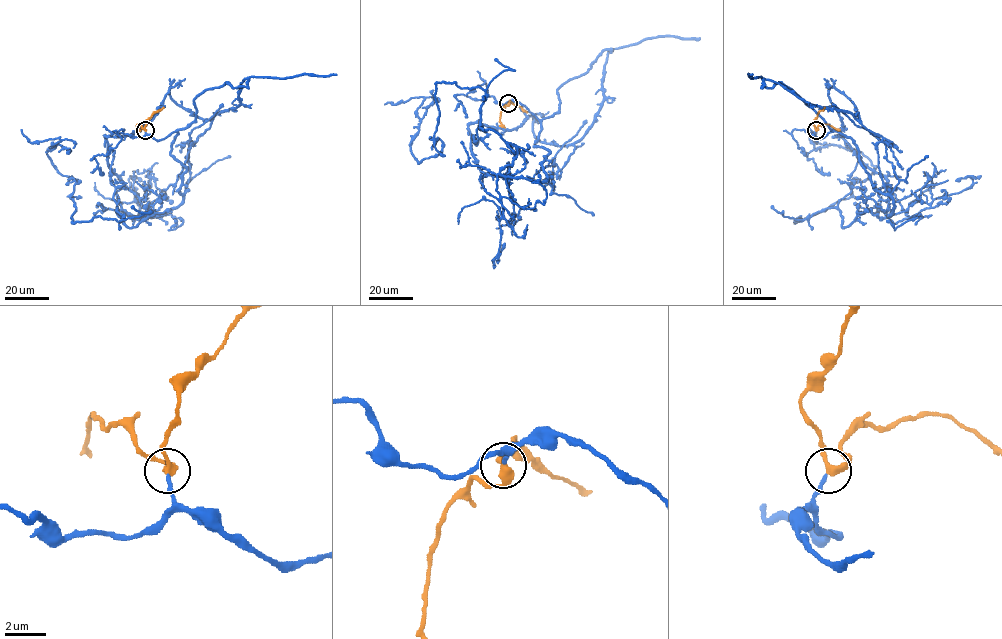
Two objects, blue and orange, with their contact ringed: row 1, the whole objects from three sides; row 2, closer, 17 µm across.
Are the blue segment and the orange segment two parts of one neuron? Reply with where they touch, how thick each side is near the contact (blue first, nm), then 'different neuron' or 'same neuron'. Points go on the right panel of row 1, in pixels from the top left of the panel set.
at (816, 130); 170 nm thick on the blue side, 320 nm on the other; same neuron

